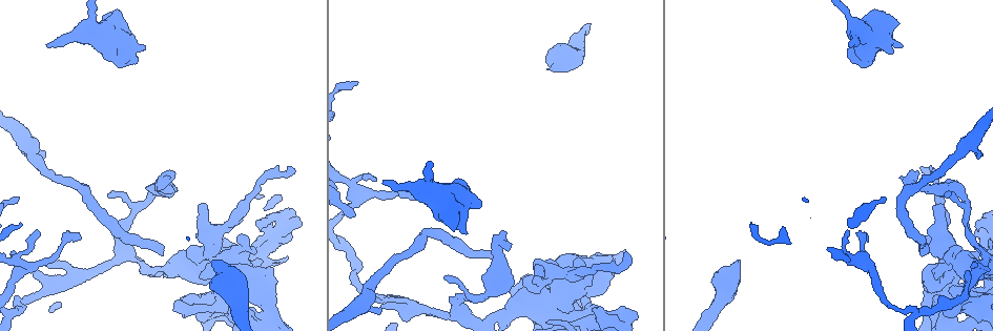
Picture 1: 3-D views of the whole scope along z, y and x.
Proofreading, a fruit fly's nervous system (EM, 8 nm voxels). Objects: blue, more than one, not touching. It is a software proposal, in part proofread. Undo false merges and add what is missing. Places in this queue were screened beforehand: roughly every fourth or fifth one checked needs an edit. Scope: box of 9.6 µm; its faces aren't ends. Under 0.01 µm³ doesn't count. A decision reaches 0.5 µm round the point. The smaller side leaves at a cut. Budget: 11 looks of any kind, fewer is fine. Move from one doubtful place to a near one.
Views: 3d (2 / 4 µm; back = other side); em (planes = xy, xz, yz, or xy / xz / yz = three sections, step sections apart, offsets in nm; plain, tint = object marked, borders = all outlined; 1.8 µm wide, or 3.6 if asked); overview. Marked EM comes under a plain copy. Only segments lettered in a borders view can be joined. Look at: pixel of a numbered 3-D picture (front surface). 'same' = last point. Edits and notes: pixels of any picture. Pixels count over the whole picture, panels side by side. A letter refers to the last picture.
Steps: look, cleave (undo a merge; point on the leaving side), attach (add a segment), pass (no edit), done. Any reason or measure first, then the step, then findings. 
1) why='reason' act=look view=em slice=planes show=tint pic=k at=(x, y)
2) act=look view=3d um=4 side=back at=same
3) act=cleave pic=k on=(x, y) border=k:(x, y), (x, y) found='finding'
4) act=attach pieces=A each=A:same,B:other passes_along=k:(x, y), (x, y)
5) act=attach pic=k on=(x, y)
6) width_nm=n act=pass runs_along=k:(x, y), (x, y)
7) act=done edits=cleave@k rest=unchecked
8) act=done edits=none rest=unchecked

why='thin end' act=look view=3d um=2 pic=1 at=(923, 166)

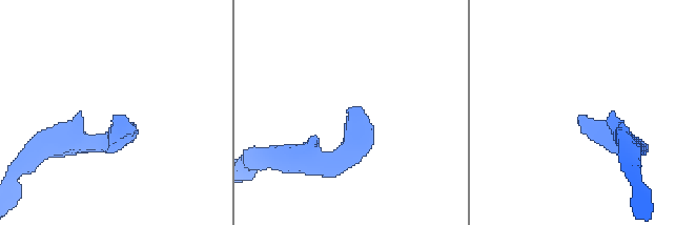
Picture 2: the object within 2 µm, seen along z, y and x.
why='shape alone is not enough' act=look view=em slice=planes show=borders pic=2 at=(361, 111)

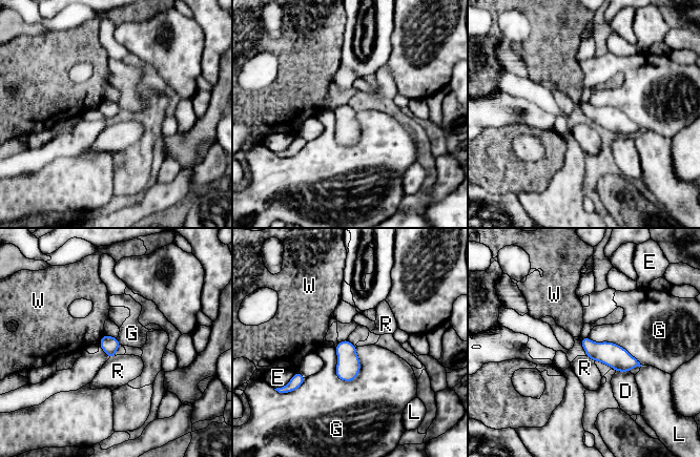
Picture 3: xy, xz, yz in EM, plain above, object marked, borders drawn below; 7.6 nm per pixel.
width_nm=130 act=pass each=D:other,E:other,G:other,L:other,R:other,W:other found='none of them fits'

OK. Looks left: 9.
why='a fork' act=look view=em slice=planes show=borders pic=1 at=(551, 273)

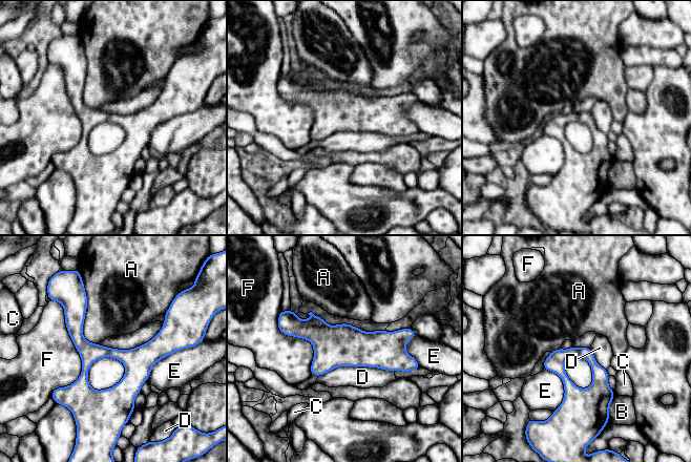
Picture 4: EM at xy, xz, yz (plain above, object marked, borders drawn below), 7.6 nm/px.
longest_contact=F:750nm act=pass each=A:other,B:other,C:other,D:other,E:other,F:other border=4:(394, 371), (336, 366), (318, 376) found='continuous, no second cell'

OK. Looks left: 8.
why='free end' act=look view=3d um=2 pic=1 at=(15, 196)

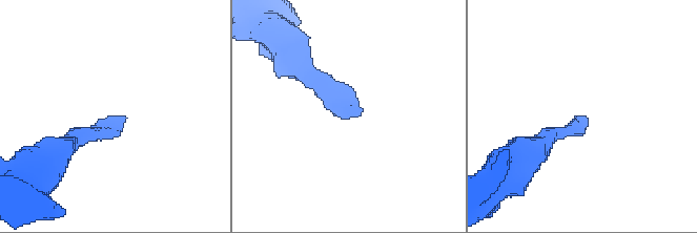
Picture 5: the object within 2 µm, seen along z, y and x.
why='shape alone is not enough' act=look view=em slice=xy step=8 show=tint pic=5 at=(350, 114)

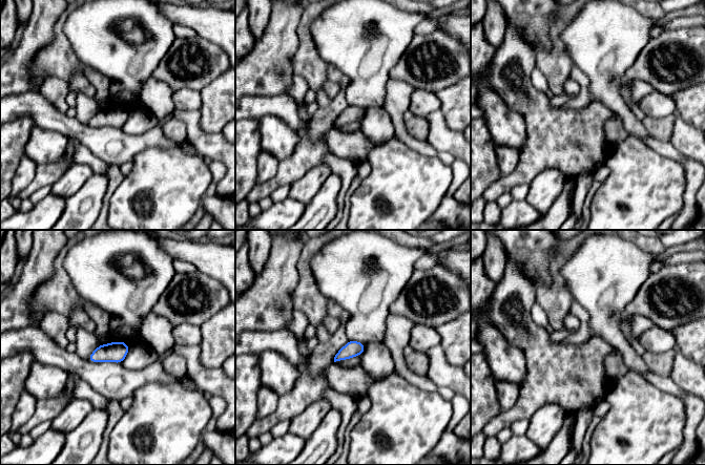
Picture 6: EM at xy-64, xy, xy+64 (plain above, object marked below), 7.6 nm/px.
why='another direction' act=look view=em slice=planes show=borders at=same

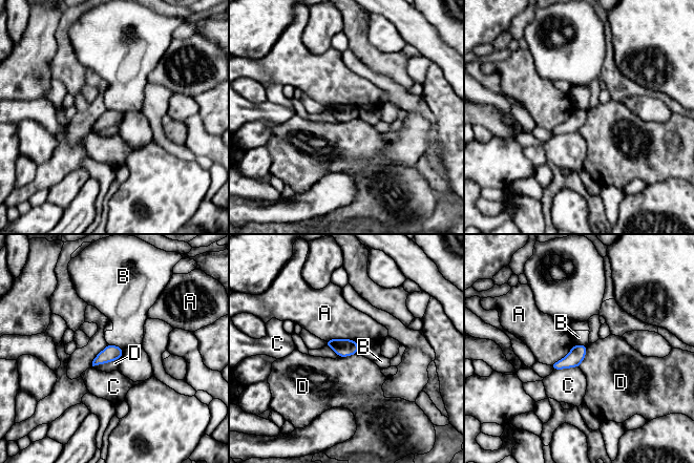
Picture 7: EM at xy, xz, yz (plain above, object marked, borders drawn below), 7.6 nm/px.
act=pass each=A:other,B:other,C:other,D:other border=7:(119, 358), (93, 366) found='no lettered segment goes on from it'

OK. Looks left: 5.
why='end of a long branch' act=look view=em slice=planes show=borders pic=1 at=(162, 255)

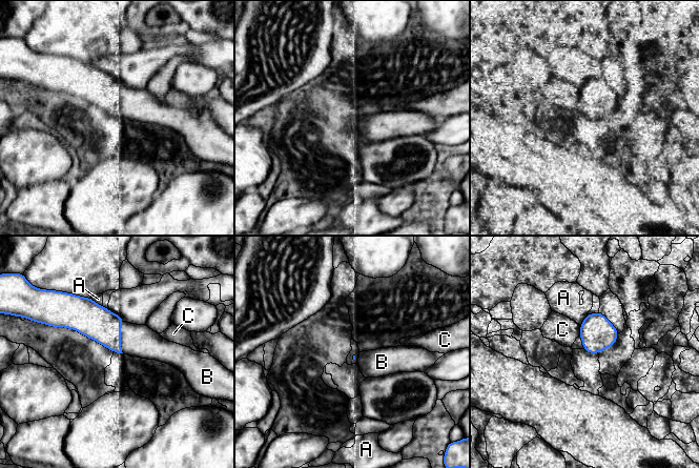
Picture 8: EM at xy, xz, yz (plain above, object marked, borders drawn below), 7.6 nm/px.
act=attach pieces=B each=A:other,B:same,C:other found='it goes on there'

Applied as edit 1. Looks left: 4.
act=look view=overview

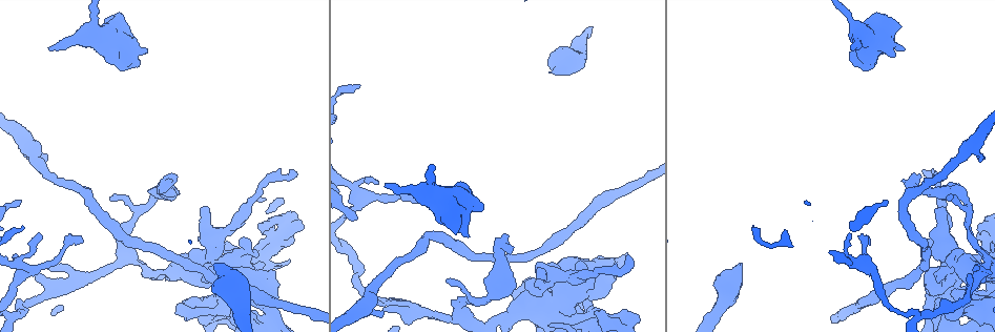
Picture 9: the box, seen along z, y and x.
why='branch stops here' act=look view=3d um=4 side=back pic=9 at=(742, 266)

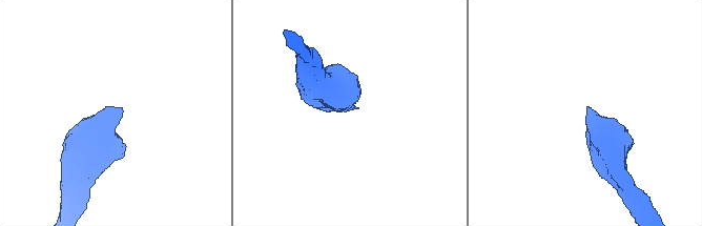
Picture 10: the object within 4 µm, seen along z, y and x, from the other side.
act=look view=em um=3.6 slice=yz step=4 show=borders pic=10 at=(122, 111)

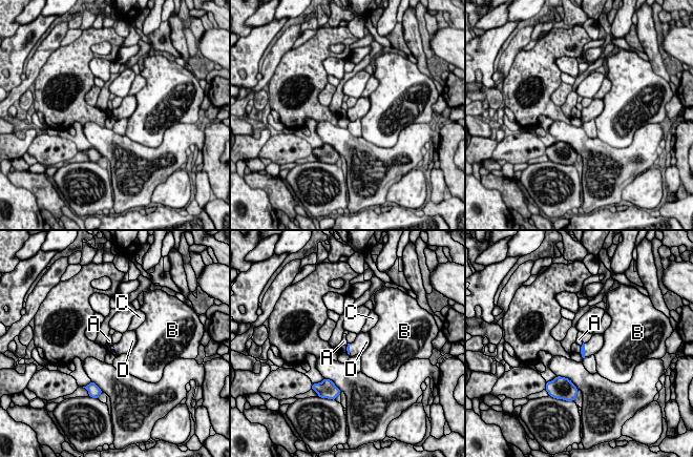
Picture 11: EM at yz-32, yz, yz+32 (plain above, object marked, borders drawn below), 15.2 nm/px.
act=attach pieces=D each=A:other,B:other,C:other,D:same passes_along=11:(583, 346), (584, 350), (595, 344) found='it goes on there'

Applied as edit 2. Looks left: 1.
act=done edits=attach@8,attach@11 rest=unchecked

